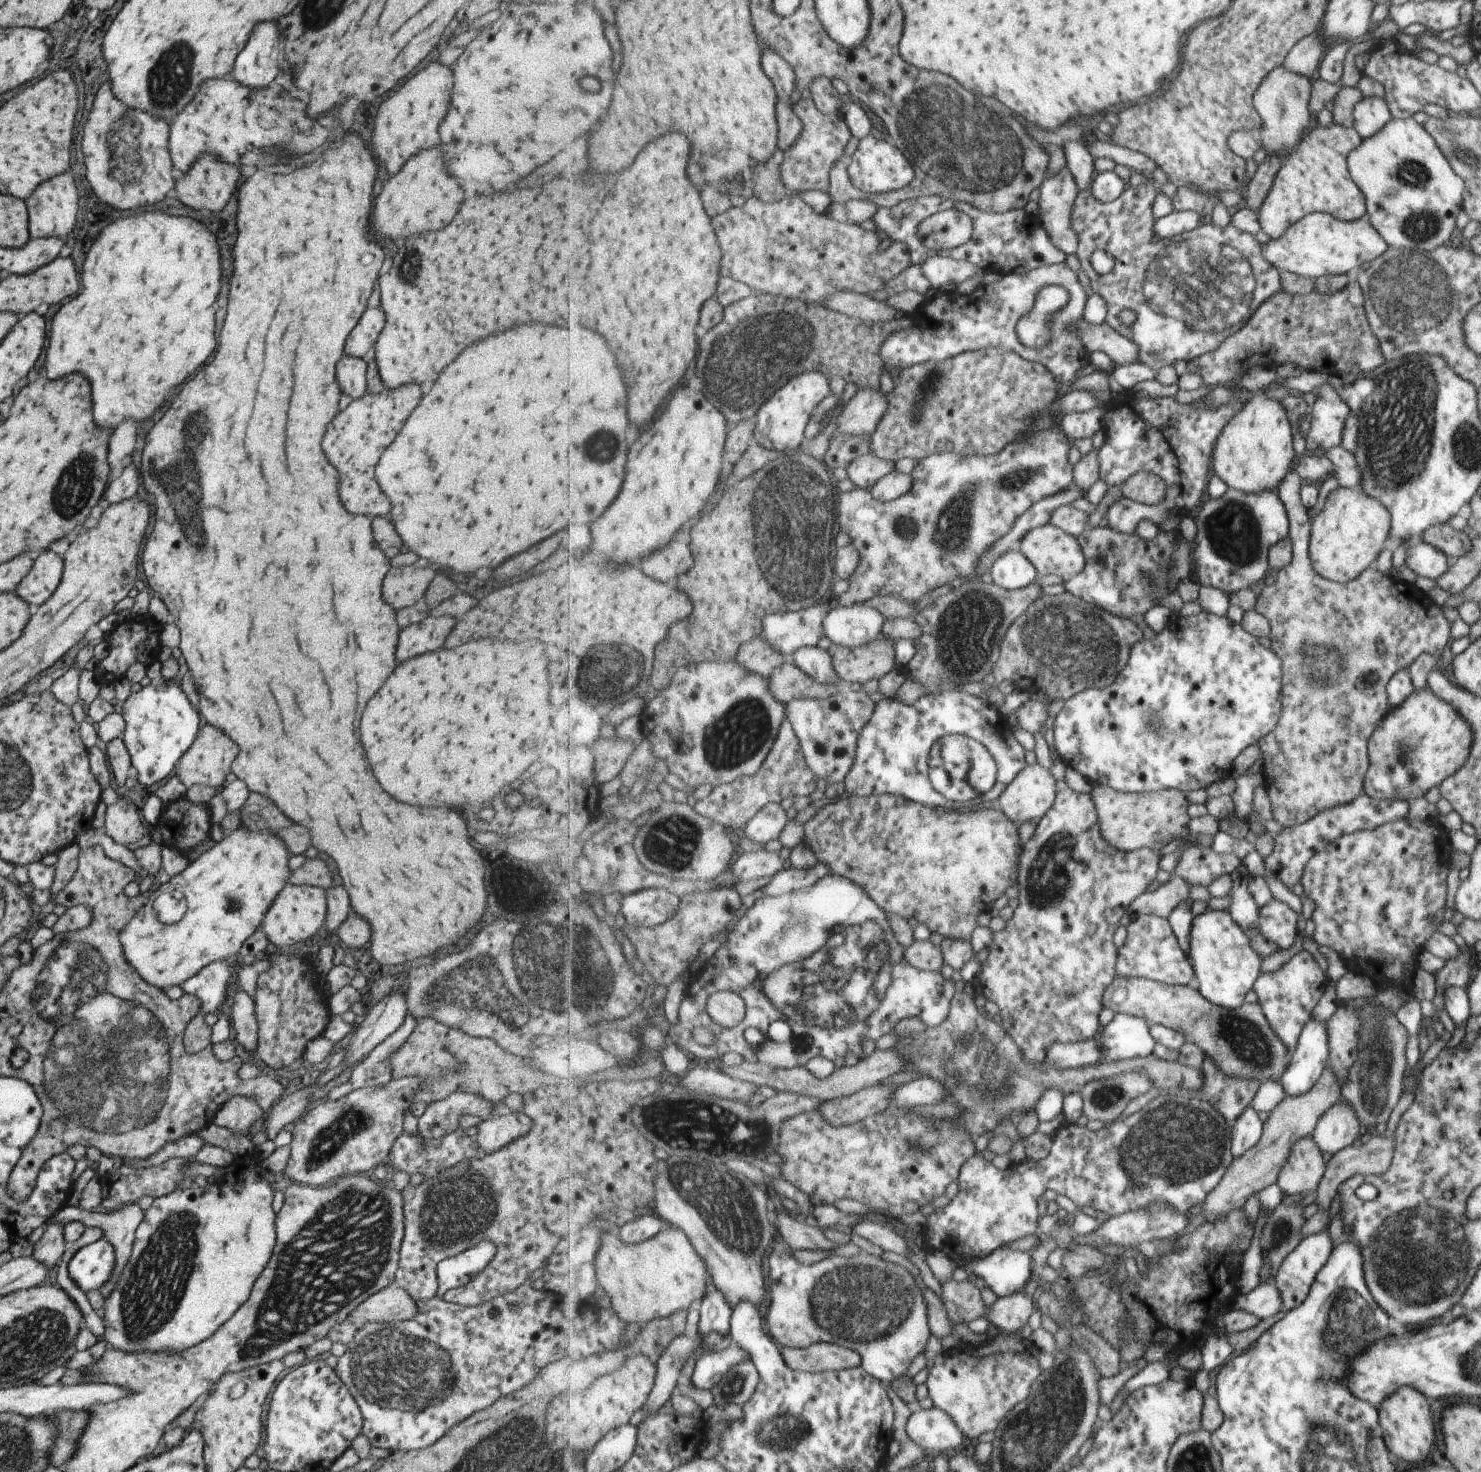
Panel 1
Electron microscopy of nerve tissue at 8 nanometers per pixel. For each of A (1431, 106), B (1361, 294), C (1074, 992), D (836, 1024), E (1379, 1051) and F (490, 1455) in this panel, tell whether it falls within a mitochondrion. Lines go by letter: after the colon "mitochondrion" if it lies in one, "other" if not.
A: other
B: mitochondrion
C: mitochondrion
D: mitochondrion
E: mitochondrion
F: mitochondrion

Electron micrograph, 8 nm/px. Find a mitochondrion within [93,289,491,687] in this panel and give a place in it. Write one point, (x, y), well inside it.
(186, 496)

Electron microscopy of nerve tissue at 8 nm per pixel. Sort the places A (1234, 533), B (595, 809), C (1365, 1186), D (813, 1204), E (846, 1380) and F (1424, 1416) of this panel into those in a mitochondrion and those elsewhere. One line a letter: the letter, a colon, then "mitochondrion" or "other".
A: mitochondrion
B: other
C: other
D: other
E: other
F: other

